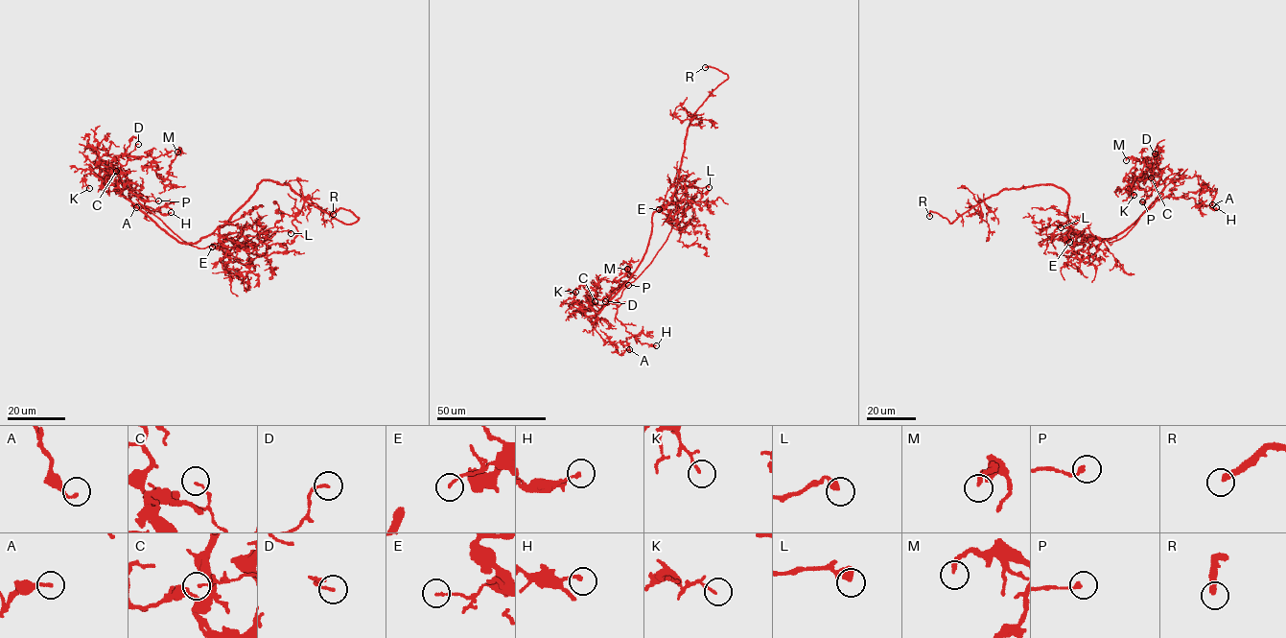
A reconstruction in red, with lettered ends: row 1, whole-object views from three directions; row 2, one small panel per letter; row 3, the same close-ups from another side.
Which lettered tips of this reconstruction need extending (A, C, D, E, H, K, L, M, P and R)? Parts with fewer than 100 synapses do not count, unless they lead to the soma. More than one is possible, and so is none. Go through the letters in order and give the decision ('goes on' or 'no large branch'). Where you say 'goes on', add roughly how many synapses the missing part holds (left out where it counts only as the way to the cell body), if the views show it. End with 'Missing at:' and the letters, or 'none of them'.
A: no large branch
C: no large branch
D: no large branch
E: no large branch
H: no large branch
K: no large branch
L: no large branch
M: no large branch
P: no large branch
R: goes on
Missing at: R

